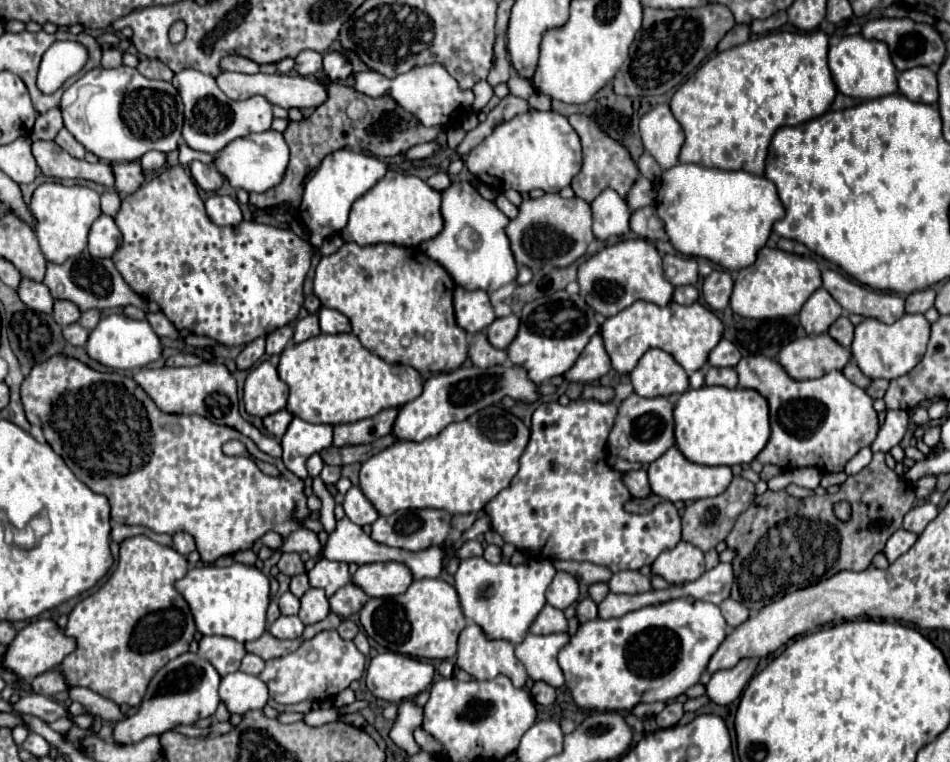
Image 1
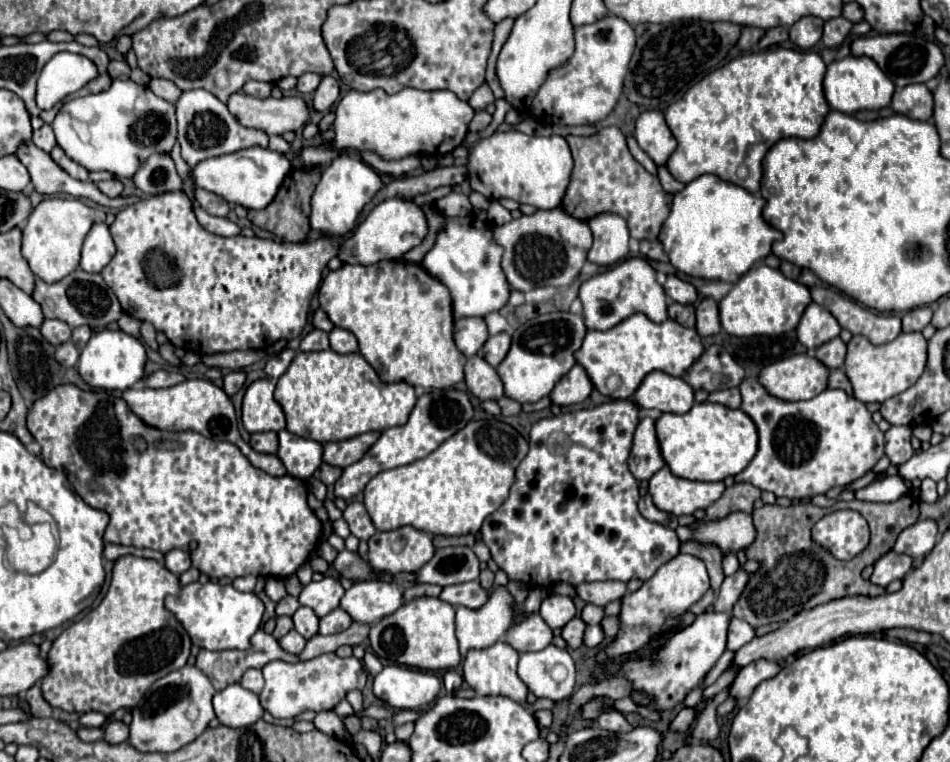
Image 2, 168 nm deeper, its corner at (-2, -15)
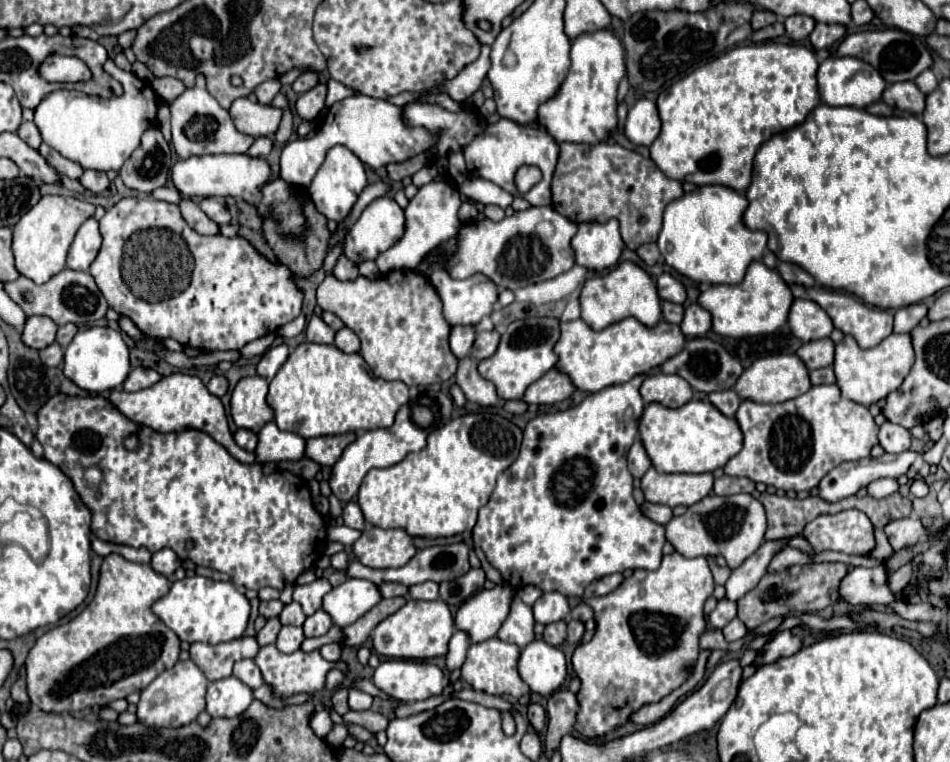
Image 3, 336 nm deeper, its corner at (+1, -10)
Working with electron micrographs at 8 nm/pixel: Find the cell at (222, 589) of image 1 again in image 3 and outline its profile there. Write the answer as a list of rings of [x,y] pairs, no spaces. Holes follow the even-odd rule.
[[[187,577],[183,581],[175,581],[165,597],[161,597],[153,605],[153,613],[171,627],[181,641],[203,641],[209,645],[217,645],[223,641],[233,641],[241,637],[247,629],[251,605],[249,599],[237,591],[231,581],[213,581],[207,577]]]

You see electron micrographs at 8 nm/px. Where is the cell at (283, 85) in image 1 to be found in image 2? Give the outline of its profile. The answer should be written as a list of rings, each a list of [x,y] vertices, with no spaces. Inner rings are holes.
[[[236,92],[228,100],[230,114],[246,128],[262,130],[268,136],[298,130],[308,122],[308,108],[302,98],[254,98],[244,92]]]

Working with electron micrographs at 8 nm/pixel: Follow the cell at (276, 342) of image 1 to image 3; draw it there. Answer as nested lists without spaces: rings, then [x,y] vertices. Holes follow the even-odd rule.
[[[275,345],[275,347],[267,349],[257,365],[257,373],[261,377],[265,377],[267,381],[271,381],[275,377],[275,373],[281,369],[281,365],[287,361],[287,357],[289,357],[287,345]]]

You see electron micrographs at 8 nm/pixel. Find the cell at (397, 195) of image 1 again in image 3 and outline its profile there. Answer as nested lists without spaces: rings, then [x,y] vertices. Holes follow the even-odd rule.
[[[393,197],[375,199],[371,205],[365,207],[355,227],[343,237],[343,253],[349,257],[355,265],[363,261],[375,261],[379,253],[387,251],[391,245],[395,245],[405,235],[405,215],[403,209],[397,205]]]

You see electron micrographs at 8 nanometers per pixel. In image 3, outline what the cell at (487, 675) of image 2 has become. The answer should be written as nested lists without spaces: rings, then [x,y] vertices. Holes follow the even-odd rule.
[[[499,637],[487,639],[483,643],[475,643],[467,651],[467,659],[461,667],[461,677],[477,691],[485,691],[491,695],[511,695],[511,697],[521,697],[529,693],[529,685],[523,683],[523,679],[517,673],[517,659],[519,659],[521,649],[515,647],[513,643],[501,641]]]

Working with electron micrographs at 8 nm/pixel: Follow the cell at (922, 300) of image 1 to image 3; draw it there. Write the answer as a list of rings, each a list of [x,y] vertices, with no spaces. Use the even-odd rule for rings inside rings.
[[[915,303],[907,305],[895,311],[895,333],[911,333],[919,321],[927,315],[927,305],[925,303]]]

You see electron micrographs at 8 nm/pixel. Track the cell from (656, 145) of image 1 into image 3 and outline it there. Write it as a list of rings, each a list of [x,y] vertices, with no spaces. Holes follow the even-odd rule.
[[[639,99],[627,115],[625,129],[627,129],[627,139],[631,143],[649,147],[661,131],[661,119],[655,101]]]

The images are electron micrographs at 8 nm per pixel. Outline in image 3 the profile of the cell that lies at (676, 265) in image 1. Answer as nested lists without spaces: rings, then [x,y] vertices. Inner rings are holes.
[[[663,273],[657,277],[657,289],[659,289],[659,297],[665,301],[683,303],[687,297],[685,287],[675,277],[671,277],[669,273]]]

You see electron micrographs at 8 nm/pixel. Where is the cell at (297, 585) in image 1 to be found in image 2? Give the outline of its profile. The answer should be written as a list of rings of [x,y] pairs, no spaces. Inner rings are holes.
[[[286,596],[282,598],[278,604],[276,604],[276,616],[292,616],[296,610],[298,610],[300,602],[294,598],[294,596]]]

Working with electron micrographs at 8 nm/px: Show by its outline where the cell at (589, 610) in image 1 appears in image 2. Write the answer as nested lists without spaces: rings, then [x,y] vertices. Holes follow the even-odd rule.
[[[576,616],[574,620],[570,620],[564,628],[562,628],[562,638],[566,640],[566,644],[570,648],[578,648],[582,644],[582,636],[584,636],[584,628],[586,624]]]

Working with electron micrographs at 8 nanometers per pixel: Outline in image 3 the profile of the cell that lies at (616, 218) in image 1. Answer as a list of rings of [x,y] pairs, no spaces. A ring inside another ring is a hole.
[[[619,221],[579,223],[579,231],[571,241],[571,247],[575,247],[575,261],[587,269],[603,271],[615,267],[623,251]]]

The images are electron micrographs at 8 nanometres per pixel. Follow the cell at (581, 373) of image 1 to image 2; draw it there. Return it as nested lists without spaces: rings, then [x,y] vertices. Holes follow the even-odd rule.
[[[576,364],[566,376],[560,378],[560,382],[554,386],[554,390],[550,392],[550,400],[558,406],[570,406],[570,404],[578,404],[584,402],[590,392],[592,392],[592,382],[586,374],[586,370]]]

